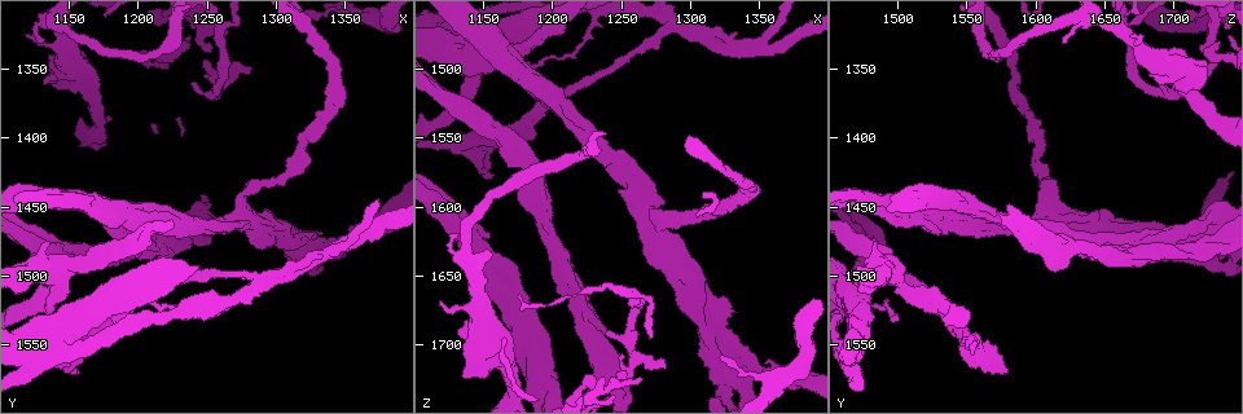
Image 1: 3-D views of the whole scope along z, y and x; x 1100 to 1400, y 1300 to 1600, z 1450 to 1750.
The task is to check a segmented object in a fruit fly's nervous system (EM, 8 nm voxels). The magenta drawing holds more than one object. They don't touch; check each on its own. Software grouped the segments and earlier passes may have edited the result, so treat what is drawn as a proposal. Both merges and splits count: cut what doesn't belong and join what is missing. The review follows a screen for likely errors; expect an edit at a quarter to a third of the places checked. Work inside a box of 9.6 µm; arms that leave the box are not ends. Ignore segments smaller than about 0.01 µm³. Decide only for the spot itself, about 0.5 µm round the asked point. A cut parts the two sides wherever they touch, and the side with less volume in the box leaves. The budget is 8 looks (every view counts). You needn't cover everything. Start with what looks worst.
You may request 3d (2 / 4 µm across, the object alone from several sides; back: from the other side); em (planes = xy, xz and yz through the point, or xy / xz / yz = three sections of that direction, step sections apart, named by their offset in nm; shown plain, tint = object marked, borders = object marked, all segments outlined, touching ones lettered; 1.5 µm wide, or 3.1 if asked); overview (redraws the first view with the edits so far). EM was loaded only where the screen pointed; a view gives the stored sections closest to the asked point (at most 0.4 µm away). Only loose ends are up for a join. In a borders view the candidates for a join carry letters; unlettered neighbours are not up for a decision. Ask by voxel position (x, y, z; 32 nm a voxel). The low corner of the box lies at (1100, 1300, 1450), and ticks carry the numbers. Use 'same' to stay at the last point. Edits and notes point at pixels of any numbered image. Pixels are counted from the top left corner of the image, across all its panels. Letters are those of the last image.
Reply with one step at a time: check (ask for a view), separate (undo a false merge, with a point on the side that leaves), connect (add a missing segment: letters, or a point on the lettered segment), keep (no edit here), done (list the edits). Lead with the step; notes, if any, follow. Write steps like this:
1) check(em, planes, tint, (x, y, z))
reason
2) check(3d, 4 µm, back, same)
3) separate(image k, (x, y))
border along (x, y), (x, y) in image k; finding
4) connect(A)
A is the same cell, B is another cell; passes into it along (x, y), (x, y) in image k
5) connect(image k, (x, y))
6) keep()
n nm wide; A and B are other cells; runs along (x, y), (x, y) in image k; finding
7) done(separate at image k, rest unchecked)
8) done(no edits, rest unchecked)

check(3d, 4 µm, (1230, 1458, 1724))
free end

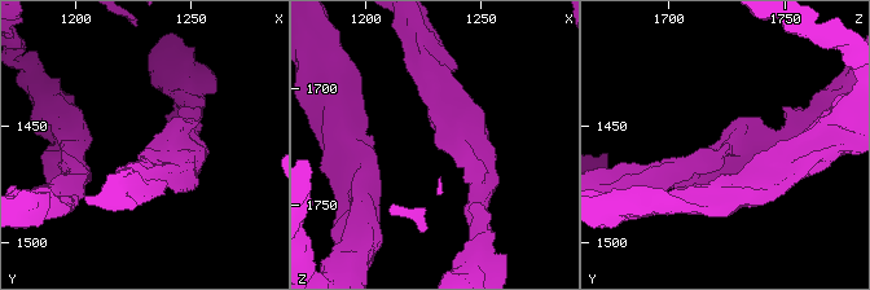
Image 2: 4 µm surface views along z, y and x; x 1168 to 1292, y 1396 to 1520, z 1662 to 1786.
check(em, planes, borders, (1229, 1461, 1724))

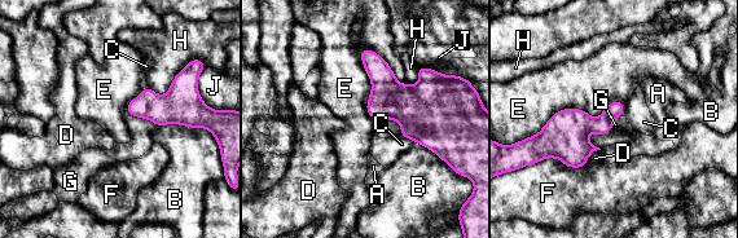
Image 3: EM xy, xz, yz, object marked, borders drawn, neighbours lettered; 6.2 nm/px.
keep()
A, B, C, D, E, F, G, H and J are other cells; border along (361, 48), (376, 120) in image 3; none of them fits

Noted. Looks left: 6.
check(em, yz, step 4, borders, (1156, 1572, 1580))
an open end

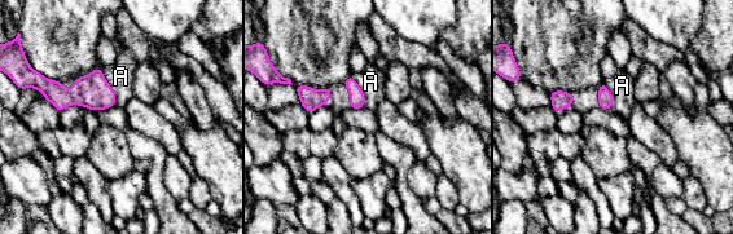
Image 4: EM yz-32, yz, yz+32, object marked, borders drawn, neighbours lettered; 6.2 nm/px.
check(em, planes, borders, same)
cut it another way

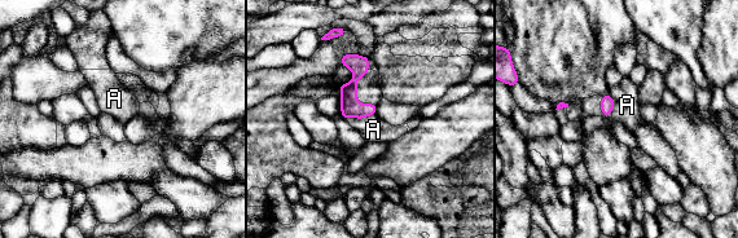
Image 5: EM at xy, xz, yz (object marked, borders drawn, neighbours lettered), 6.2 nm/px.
connect(A)
A touches over 180 nm; A is the same cell; passes into it along (350, 108), (360, 118), (373, 129) in image 5; it goes on there

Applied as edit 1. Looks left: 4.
check(em, xz, step 4, borders, (1128, 1330, 1620))

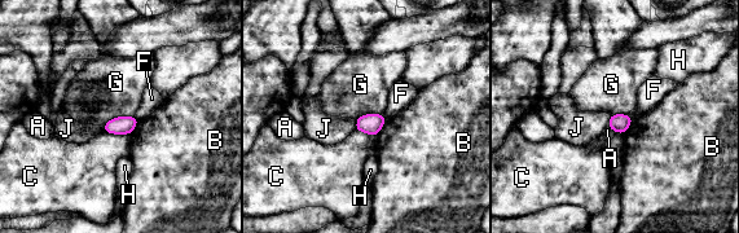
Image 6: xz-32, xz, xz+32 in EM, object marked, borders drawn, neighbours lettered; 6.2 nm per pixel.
check(em, planes, borders, same)
cut it another way

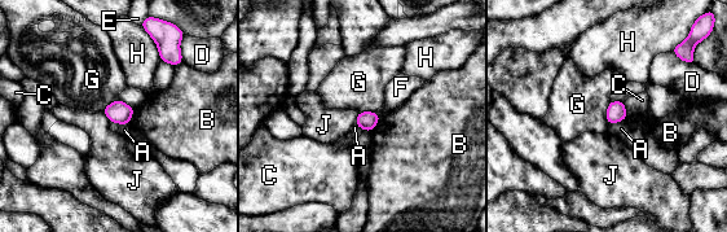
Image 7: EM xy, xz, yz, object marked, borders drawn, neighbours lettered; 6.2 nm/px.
keep()
120 nm wide; A, B, C, D, E, F, G, H and J are other cells; border along (609, 100), (606, 112), (608, 125) in image 7; no lettered segment goes on from it

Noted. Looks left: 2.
done(connect at image 5, rest unchecked)

